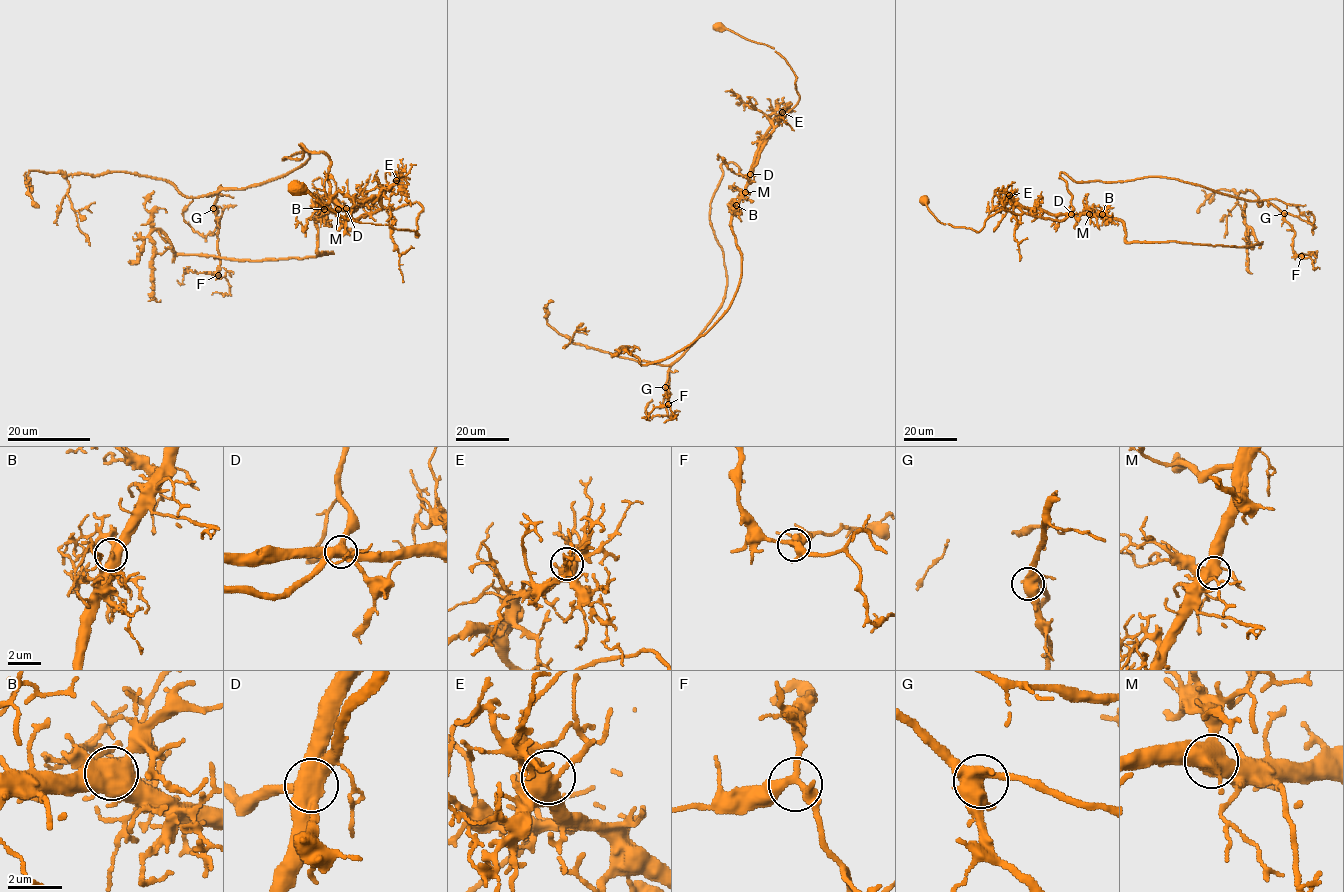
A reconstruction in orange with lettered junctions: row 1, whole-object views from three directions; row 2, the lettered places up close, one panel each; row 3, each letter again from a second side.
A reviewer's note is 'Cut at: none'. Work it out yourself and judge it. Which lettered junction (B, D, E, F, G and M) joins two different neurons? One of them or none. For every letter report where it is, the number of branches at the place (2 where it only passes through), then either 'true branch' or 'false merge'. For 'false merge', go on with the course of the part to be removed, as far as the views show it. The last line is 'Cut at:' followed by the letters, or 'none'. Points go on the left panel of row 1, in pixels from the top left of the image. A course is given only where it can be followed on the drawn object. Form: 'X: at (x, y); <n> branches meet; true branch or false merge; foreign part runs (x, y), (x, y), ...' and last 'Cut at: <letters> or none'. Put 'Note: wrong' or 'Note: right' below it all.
B: at (324, 209); 4 branches meet; true branch
D: at (346, 208); 4 branches meet; false merge; foreign part runs (345, 208), (316, 220), (318, 253), (332, 252), (313, 256), (177, 255), (154, 230), (153, 297), (160, 300)
E: at (396, 180); 4 branches meet; true branch
F: at (218, 275); 4 branches meet; true branch
G: at (213, 208); 5 branches meet; true branch
M: at (338, 209); 4 branches meet; true branch
Cut at: D
Note: wrong

